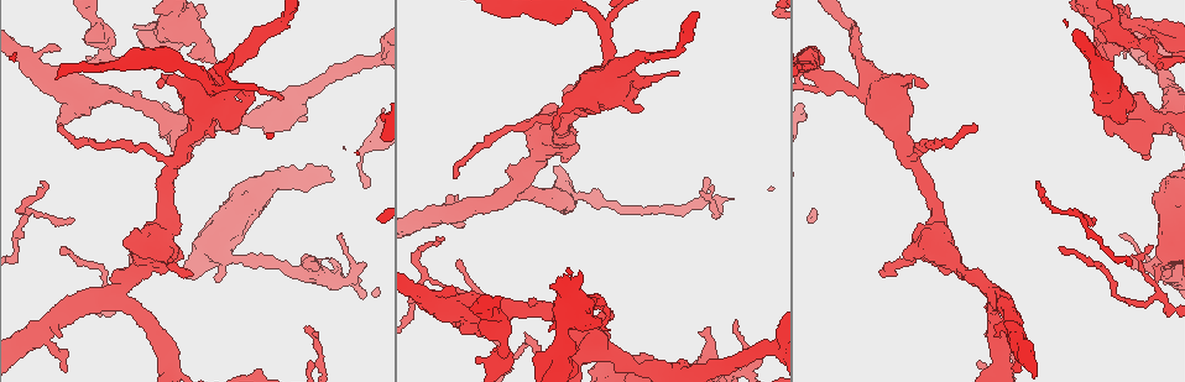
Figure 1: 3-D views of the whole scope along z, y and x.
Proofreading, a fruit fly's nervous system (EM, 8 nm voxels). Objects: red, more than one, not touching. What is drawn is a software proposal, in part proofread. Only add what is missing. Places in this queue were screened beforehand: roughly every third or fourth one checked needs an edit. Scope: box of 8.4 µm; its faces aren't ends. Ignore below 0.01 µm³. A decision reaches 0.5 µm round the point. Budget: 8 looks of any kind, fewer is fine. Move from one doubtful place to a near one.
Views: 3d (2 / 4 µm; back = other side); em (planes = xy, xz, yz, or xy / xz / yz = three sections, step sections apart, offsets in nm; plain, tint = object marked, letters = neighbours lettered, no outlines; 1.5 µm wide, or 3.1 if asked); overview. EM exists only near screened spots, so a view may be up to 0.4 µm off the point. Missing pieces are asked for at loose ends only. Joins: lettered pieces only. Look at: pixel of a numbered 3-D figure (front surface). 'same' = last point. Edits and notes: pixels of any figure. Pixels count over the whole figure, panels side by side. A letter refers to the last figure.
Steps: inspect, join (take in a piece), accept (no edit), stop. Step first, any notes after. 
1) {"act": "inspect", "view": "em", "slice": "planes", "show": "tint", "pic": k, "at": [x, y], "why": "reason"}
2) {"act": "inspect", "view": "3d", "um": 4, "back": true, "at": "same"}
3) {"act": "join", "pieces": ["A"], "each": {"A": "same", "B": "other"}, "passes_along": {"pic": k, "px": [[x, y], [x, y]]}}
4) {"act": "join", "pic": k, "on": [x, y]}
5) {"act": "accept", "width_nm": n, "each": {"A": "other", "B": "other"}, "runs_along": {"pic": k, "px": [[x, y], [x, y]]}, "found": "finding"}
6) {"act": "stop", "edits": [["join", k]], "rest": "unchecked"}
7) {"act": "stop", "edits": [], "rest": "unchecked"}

{"act": "inspect", "view": "em", "slice": "xz", "step": 8, "show": "plain", "pic": 1, "at": [457, 261], "why": "thin end"}

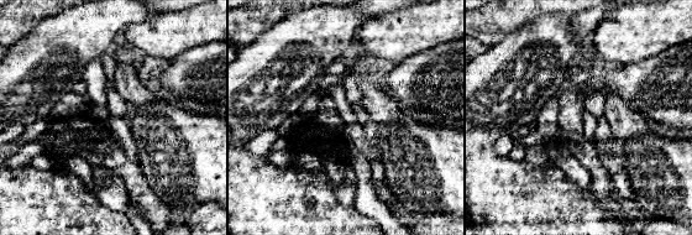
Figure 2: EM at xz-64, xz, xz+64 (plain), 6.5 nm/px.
{"act": "inspect", "view": "em", "slice": "xz", "step": 8, "show": "letters", "at": "same"}

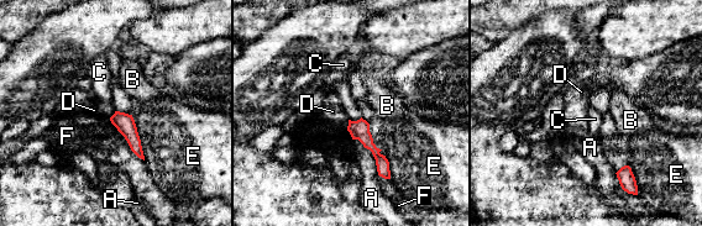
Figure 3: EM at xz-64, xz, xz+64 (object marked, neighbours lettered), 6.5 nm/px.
{"act": "accept", "width_nm": 130, "longest_contact_nm": ["F", 360], "each": {"A": "other", "B": "other", "C": "other", "D": "other", "E": "other", "F": "other"}, "found": "no lettered piece goes on from it"}

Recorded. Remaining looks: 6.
{"act": "inspect", "view": "3d", "um": 4, "pic": 1, "at": [608, 330], "why": "thin end"}

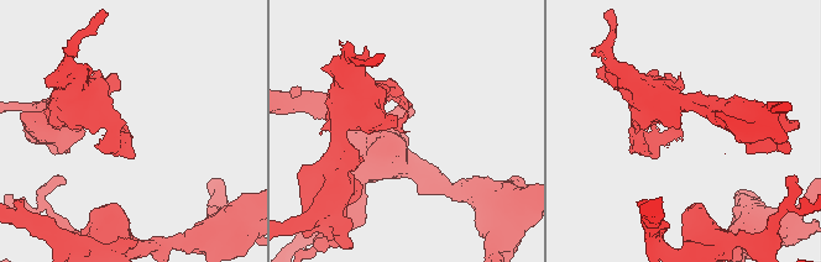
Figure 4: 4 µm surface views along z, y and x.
{"act": "inspect", "view": "em", "slice": "planes", "show": "letters", "pic": 4, "at": [681, 133], "why": "now the EM"}

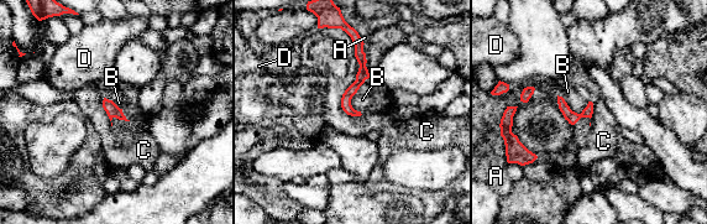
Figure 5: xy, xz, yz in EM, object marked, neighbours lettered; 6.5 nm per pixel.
{"act": "accept", "width_nm": 70, "longest_contact_nm": ["B", 240], "each": {"A": "other", "B": "other", "C": "other", "D": "other"}, "found": "no lettered piece goes on from it"}

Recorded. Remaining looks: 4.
{"act": "inspect", "view": "em", "slice": "planes", "show": "letters", "pic": 1, "at": [313, 262], "why": "branch stops here"}

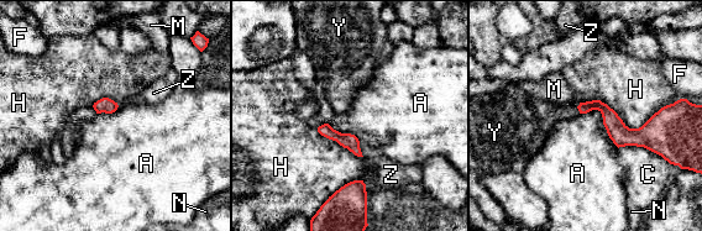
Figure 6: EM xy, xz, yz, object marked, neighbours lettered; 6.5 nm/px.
{"act": "join", "pieces": ["Y"], "longest_contact_nm": ["H", 650], "each": {"A": "other", "C": "other", "F": "other", "H": "other", "M": "other", "N": "other", "Y": "same", "Z": "other"}, "found": "the cell continues"}

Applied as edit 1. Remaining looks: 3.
{"act": "stop", "edits": [["join", 6]], "rest": "unchecked"}

